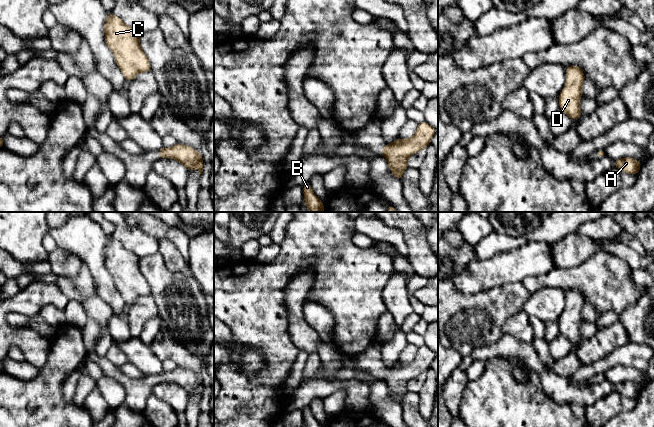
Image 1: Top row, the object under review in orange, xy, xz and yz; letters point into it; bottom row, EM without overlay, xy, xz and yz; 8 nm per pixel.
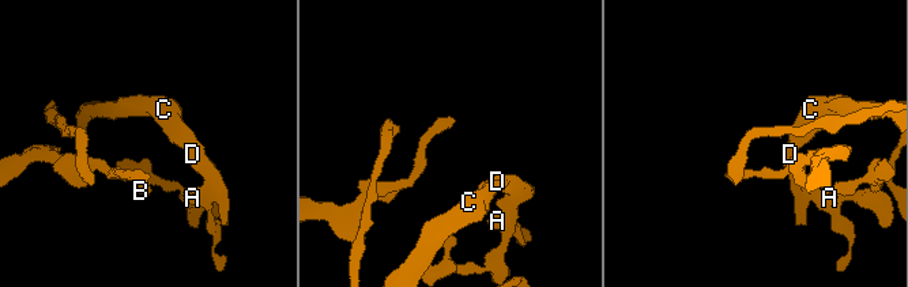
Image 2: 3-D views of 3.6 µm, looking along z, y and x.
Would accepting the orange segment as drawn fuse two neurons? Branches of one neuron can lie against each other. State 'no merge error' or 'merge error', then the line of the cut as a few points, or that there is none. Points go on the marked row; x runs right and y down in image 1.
no merge error; cut none

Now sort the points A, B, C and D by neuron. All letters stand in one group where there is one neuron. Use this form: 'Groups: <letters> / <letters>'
Groups: A B C D

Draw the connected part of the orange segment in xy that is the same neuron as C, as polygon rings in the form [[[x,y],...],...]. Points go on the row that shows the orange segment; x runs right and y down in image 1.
[[[110,12],[104,24],[104,33],[106,44],[113,52],[114,59],[126,81],[133,80],[140,73],[151,71],[150,61],[140,46],[140,33]]]

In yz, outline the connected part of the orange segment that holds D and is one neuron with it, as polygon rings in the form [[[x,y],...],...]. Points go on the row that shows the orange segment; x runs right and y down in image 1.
[[[571,65],[566,68],[566,84],[558,96],[558,101],[560,109],[572,121],[579,119],[582,115],[580,100],[584,81],[585,74],[579,66]]]

